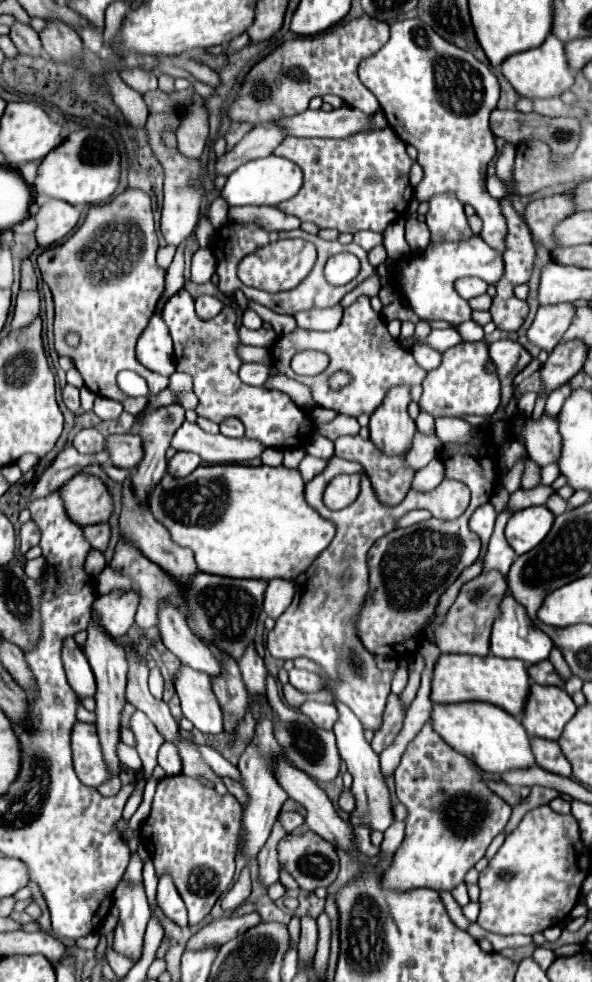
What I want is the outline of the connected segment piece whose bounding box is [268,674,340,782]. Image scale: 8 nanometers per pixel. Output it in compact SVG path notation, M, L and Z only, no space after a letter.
M268 674L268 704L274 712L274 736L282 748L282 756L298 770L306 772L316 782L330 782L340 772L340 754L336 748L336 738L332 730L324 730L316 726L308 716L304 716L298 708L284 704L276 690L276 680Z

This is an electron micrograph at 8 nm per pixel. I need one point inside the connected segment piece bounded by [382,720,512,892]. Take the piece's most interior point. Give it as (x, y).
(453, 816)

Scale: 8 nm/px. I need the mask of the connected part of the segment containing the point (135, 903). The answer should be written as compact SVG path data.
M122 880L114 890L114 906L120 912L118 926L114 930L114 948L132 958L140 956L146 922L150 918L144 884Z

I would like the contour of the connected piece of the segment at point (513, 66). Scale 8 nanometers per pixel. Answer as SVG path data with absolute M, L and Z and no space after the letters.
M548 36L546 42L538 48L518 52L506 58L502 62L502 74L508 78L514 90L526 98L554 98L568 90L570 84L574 84L574 72L568 68L564 42L558 40L556 36Z

